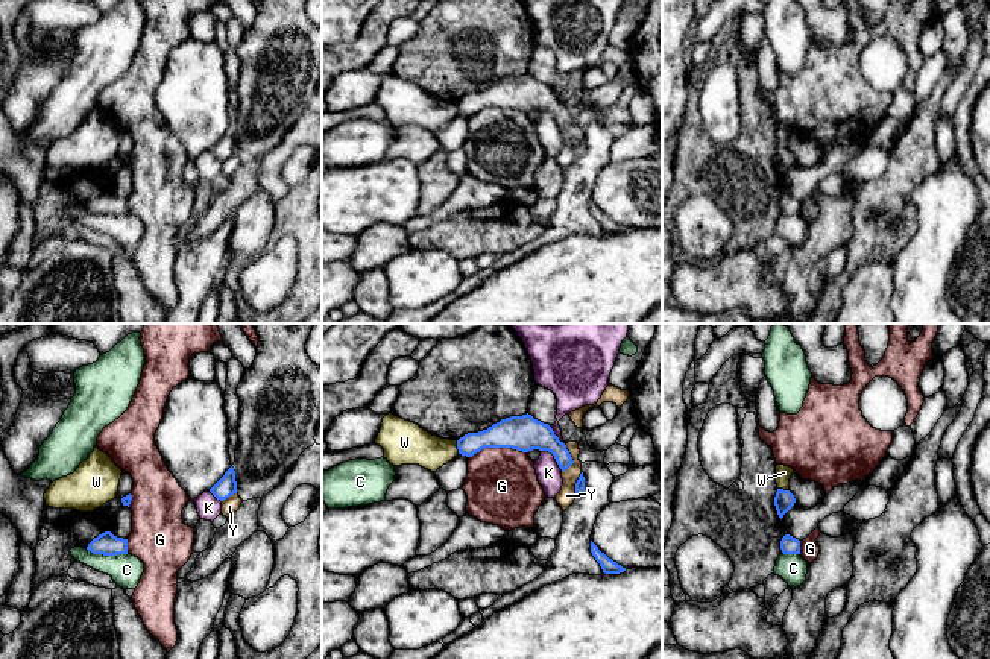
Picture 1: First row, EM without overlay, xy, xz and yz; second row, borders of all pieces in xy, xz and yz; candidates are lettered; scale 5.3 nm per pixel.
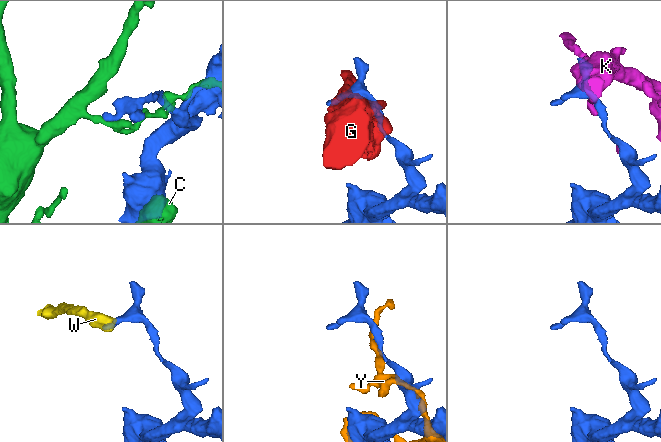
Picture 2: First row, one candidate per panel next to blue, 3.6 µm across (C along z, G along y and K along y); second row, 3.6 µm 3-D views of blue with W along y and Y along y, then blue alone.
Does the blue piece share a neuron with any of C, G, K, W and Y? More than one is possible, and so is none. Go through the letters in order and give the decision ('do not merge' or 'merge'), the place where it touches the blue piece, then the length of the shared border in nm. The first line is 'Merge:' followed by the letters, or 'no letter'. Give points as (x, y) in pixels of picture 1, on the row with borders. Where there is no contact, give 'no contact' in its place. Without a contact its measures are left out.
Merge: no letter
C: do not merge | xy (107, 554) | 240 nm
G: do not merge | xz (497, 447) | 300 nm
K: do not merge | xz (554, 457) | 160 nm
W: do not merge | xz (457, 447) | 70 nm
Y: do not merge | xz (571, 459) | 150 nm

